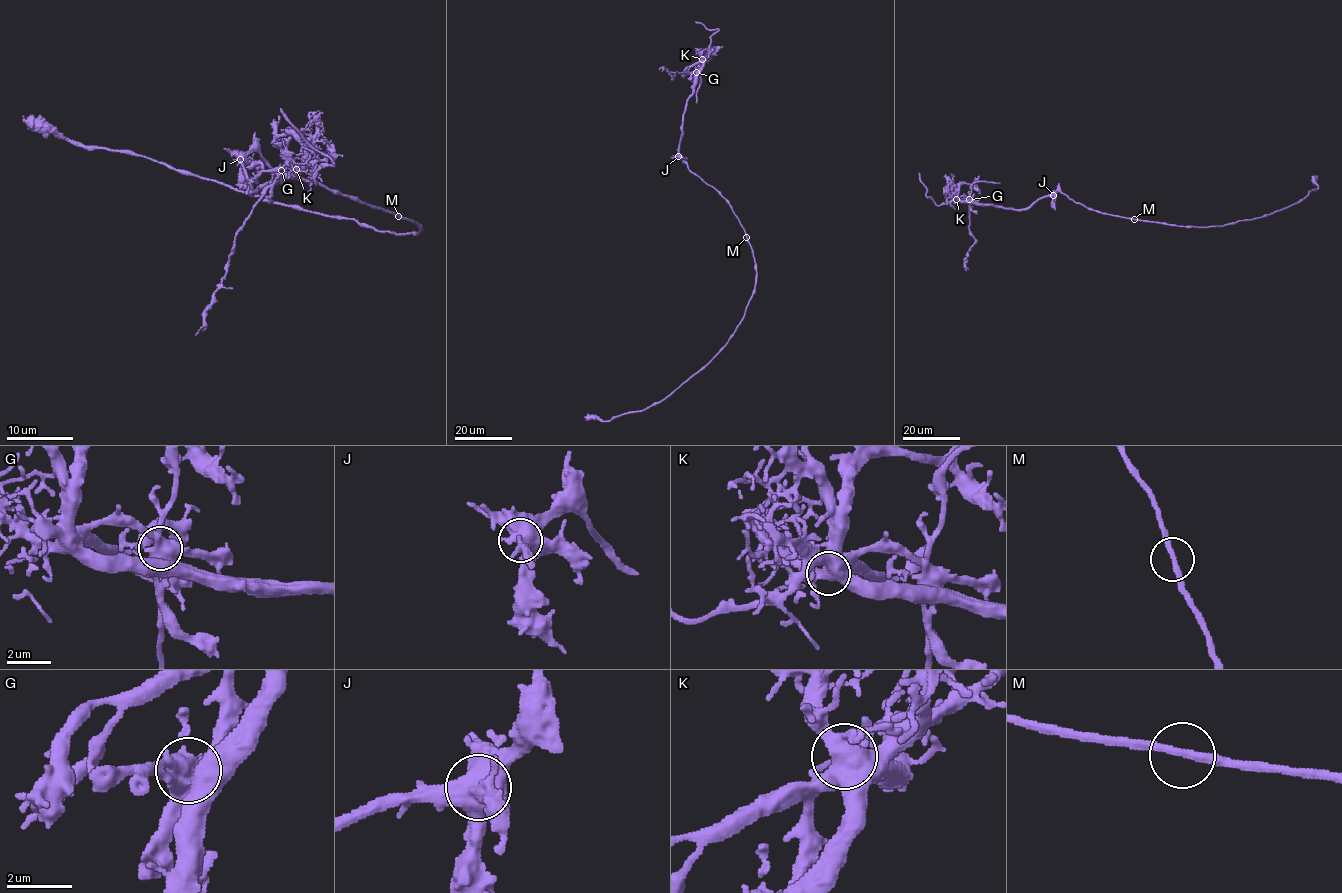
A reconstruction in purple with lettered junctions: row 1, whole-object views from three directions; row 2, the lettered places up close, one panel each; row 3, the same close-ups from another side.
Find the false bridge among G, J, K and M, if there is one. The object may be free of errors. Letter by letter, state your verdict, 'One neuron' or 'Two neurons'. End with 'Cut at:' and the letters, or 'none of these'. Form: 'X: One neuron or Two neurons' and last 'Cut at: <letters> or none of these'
G: Two neurons
J: One neuron
K: One neuron
M: One neuron
Cut at: G

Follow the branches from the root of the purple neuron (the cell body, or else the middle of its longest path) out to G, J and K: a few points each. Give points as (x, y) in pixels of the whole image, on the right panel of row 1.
G: (1133, 218), (1090, 210), (1060, 191), (1040, 198), (1022, 209), (981, 205), (969, 199)
J: (1133, 218), (1090, 210), (1060, 191), (1053, 195)
K: (1133, 218), (1090, 210), (1060, 191), (1040, 198), (1022, 209), (956, 199)

